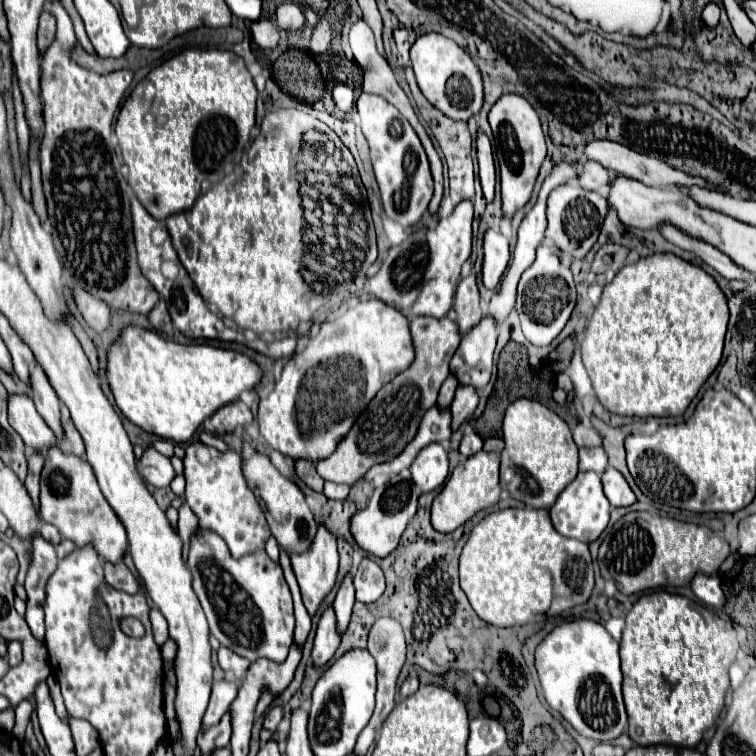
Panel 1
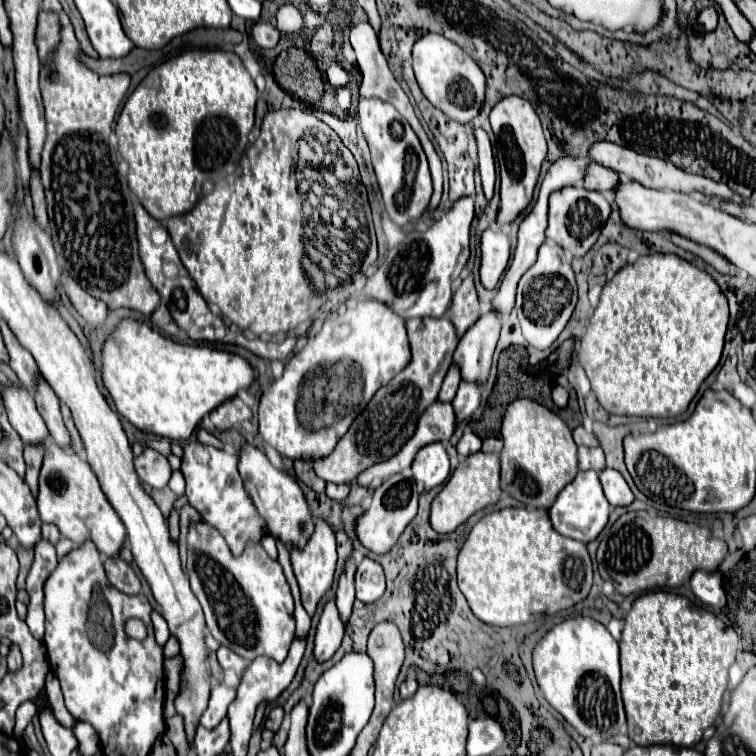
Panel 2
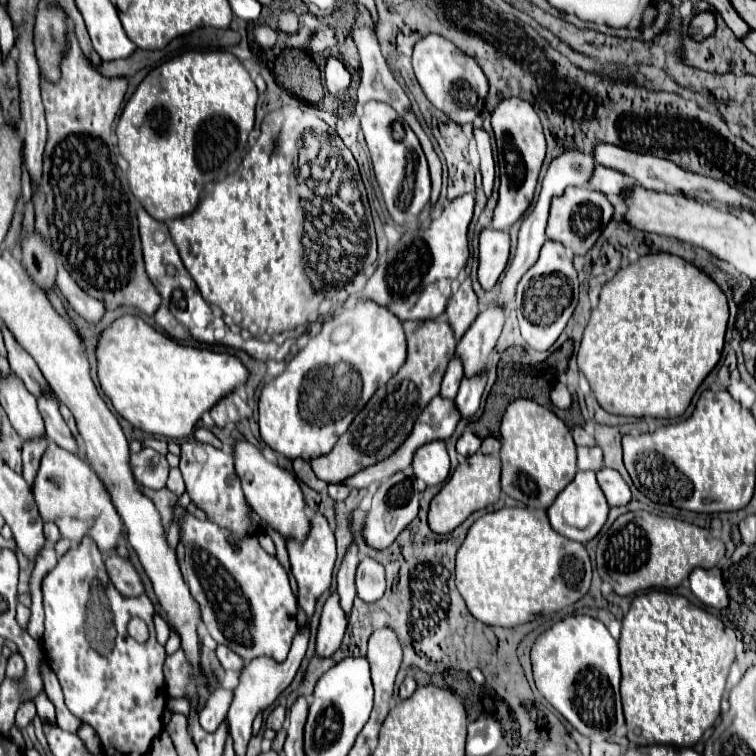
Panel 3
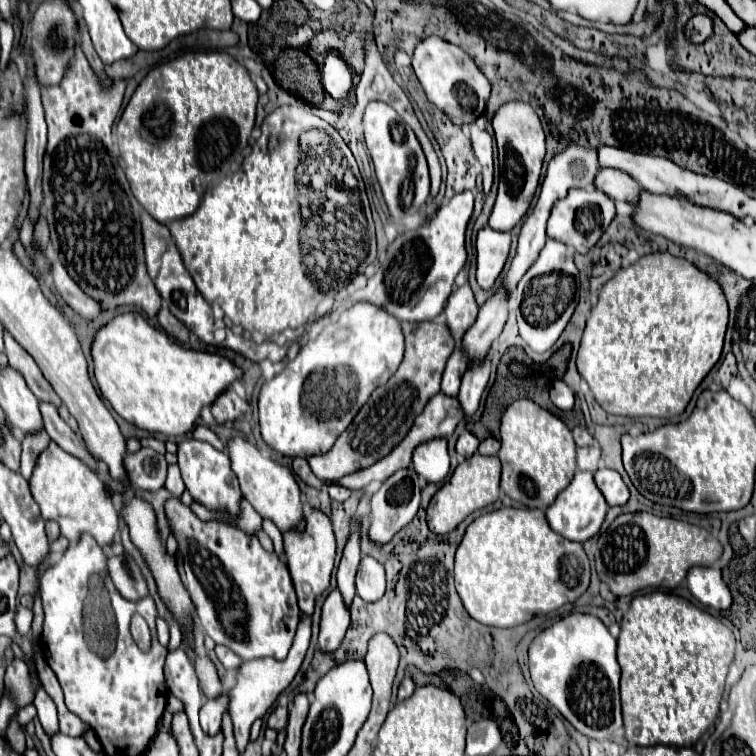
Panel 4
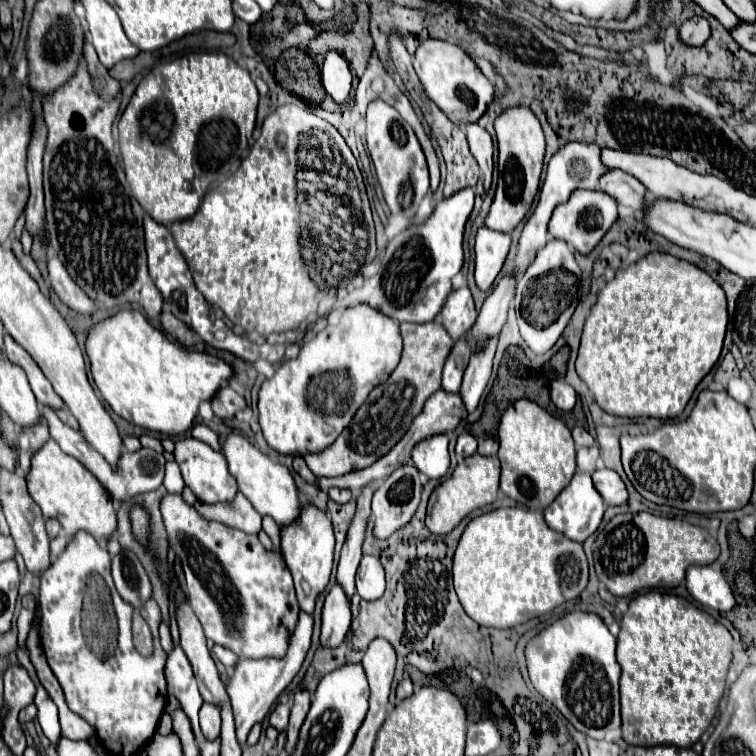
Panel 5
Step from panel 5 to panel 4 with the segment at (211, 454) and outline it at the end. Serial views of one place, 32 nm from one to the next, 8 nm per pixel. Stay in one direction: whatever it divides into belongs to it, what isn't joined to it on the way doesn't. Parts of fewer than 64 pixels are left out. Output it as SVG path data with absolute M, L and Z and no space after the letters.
M188 438L182 440L178 444L178 466L186 484L186 490L190 492L190 496L194 498L194 502L202 504L204 508L212 510L212 512L226 512L228 514L228 522L234 528L238 528L236 520L240 516L240 502L242 502L242 492L236 480L236 474L230 468L230 458L228 454L212 448L206 442Z

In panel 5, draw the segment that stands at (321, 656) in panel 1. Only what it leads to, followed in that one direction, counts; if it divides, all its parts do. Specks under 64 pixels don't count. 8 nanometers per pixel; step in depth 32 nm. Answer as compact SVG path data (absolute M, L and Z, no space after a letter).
M336 584L330 594L326 596L324 608L322 608L322 634L320 634L320 644L326 648L336 648L348 628L350 628L350 602L342 588Z

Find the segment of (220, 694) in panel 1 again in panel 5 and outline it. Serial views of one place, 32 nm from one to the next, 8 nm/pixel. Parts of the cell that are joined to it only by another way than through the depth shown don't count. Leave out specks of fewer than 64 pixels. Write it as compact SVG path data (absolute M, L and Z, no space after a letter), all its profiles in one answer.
M204 702L199 711L199 724L208 740L220 736L220 706Z

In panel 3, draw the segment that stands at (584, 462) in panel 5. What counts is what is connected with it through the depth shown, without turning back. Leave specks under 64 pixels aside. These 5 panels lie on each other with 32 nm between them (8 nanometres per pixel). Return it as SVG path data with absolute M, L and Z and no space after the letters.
M580 446L578 448L578 470L594 470L602 468L602 448L600 446Z

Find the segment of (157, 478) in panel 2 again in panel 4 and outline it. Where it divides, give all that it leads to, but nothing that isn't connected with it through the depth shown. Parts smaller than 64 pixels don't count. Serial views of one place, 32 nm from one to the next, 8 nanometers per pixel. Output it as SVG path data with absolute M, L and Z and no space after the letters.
M142 448L136 454L126 456L126 470L134 490L160 490L166 482L168 462L152 448Z

